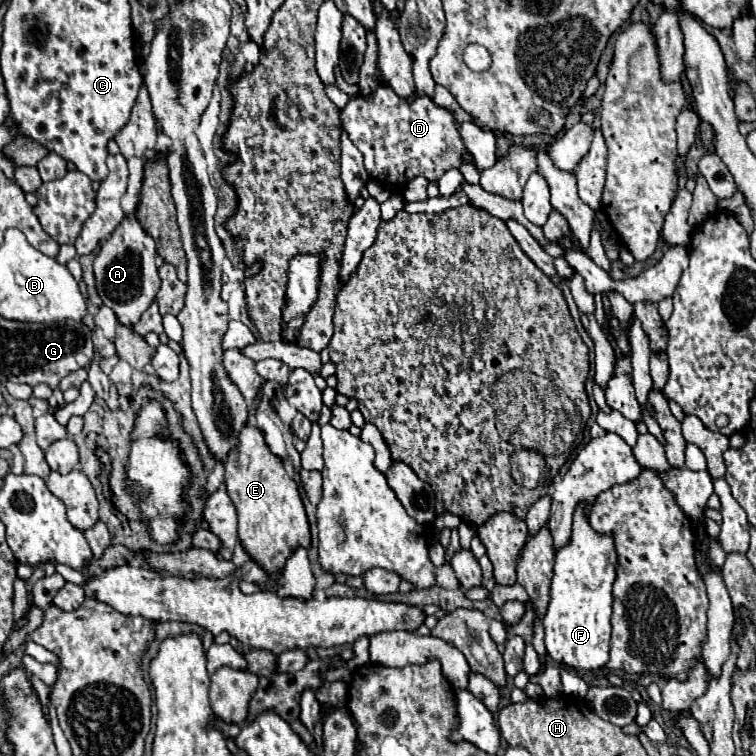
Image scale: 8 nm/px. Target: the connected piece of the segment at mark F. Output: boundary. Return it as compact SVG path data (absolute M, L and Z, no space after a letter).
M579 506L573 518L573 538L569 546L555 552L555 568L551 580L551 600L543 620L547 654L555 662L573 666L575 670L597 672L609 662L611 638L611 586L615 578L617 552L613 538L597 534Z

